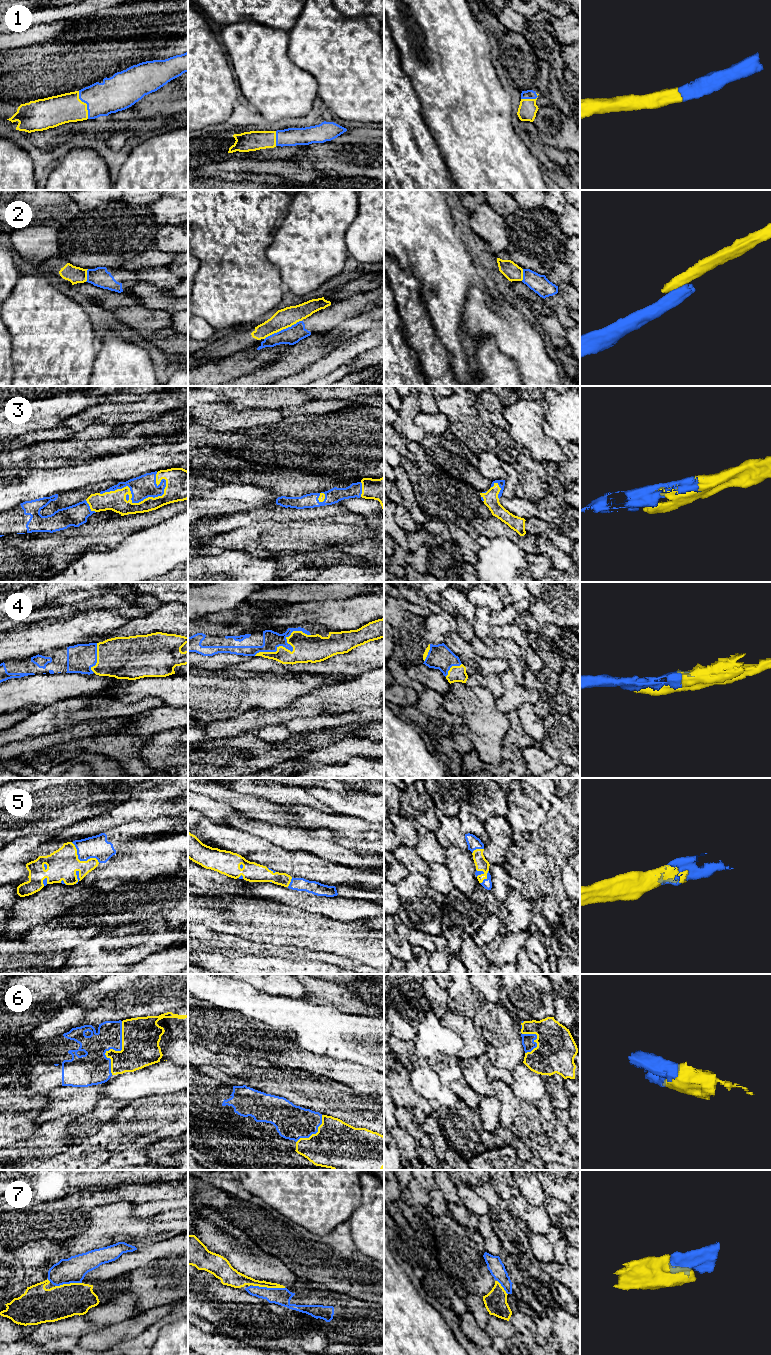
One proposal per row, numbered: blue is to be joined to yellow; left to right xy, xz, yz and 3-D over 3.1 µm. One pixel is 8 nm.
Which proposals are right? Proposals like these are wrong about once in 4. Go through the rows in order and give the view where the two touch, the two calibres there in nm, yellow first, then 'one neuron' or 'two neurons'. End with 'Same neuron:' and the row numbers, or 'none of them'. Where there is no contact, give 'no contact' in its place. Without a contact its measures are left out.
1: xy | 240/280 nm | one neuron
2: xz | 160/140 nm | two neurons
3: xy | 160/190 nm | one neuron
4: xz | 220/140 nm | one neuron
5: xy | 240/180 nm | one neuron
6: xy | 300/260 nm | one neuron
7: xz | 120/140 nm | one neuron
Same neuron: 1, 3, 4, 5, 6, 7

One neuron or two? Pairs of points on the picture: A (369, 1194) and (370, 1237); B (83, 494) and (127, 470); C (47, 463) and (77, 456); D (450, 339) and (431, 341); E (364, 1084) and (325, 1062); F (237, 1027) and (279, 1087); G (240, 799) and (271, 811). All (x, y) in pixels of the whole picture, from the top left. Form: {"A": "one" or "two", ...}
{"A": "one", "B": "two", "C": "one", "D": "two", "E": "one", "F": "two", "G": "one"}

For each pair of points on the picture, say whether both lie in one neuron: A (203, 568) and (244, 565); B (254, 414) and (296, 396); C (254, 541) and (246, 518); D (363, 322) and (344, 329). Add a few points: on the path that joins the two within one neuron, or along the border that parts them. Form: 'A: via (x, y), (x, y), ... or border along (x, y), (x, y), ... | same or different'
A: via (213, 568), (234, 568) | same
B: border along (280, 408), (244, 409) | different
C: border along (271, 519), (252, 522), (225, 531) | different
D: via (358, 325), (349, 328) | same

